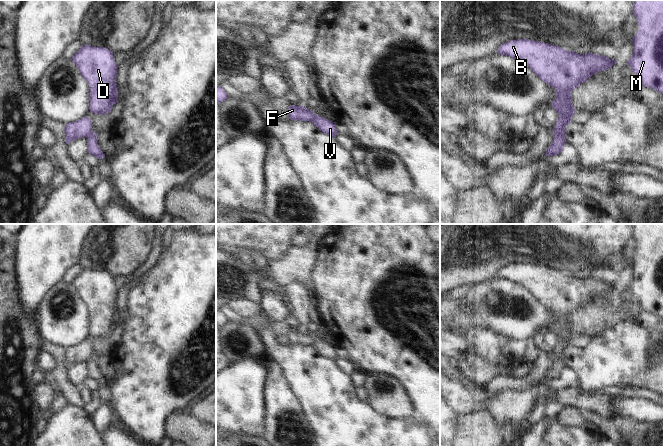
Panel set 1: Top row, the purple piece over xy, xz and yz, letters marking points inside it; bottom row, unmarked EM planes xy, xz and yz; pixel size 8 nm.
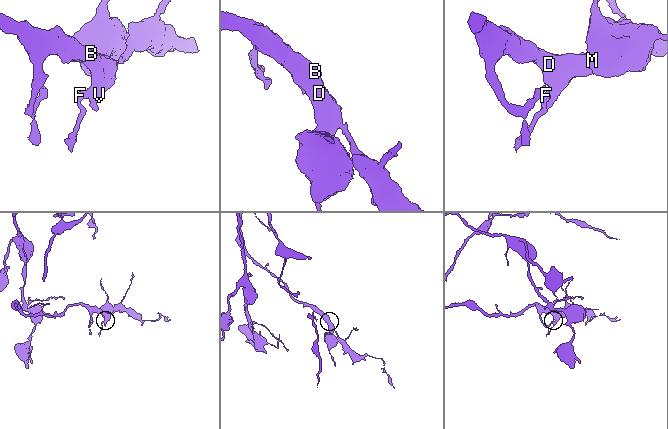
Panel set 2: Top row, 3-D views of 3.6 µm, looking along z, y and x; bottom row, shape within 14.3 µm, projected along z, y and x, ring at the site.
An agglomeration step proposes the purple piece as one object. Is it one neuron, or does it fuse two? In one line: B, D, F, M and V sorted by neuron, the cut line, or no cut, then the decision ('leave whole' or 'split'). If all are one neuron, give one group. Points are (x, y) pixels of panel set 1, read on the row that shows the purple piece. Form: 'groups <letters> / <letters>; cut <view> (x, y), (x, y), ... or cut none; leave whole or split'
groups B D M V / F; cut yz (560, 114), (562, 127), (553, 133); split

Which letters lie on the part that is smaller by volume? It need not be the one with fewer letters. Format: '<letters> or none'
F

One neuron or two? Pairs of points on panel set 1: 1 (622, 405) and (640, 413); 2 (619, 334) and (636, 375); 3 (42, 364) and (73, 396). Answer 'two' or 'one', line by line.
1: one
2: one
3: two

